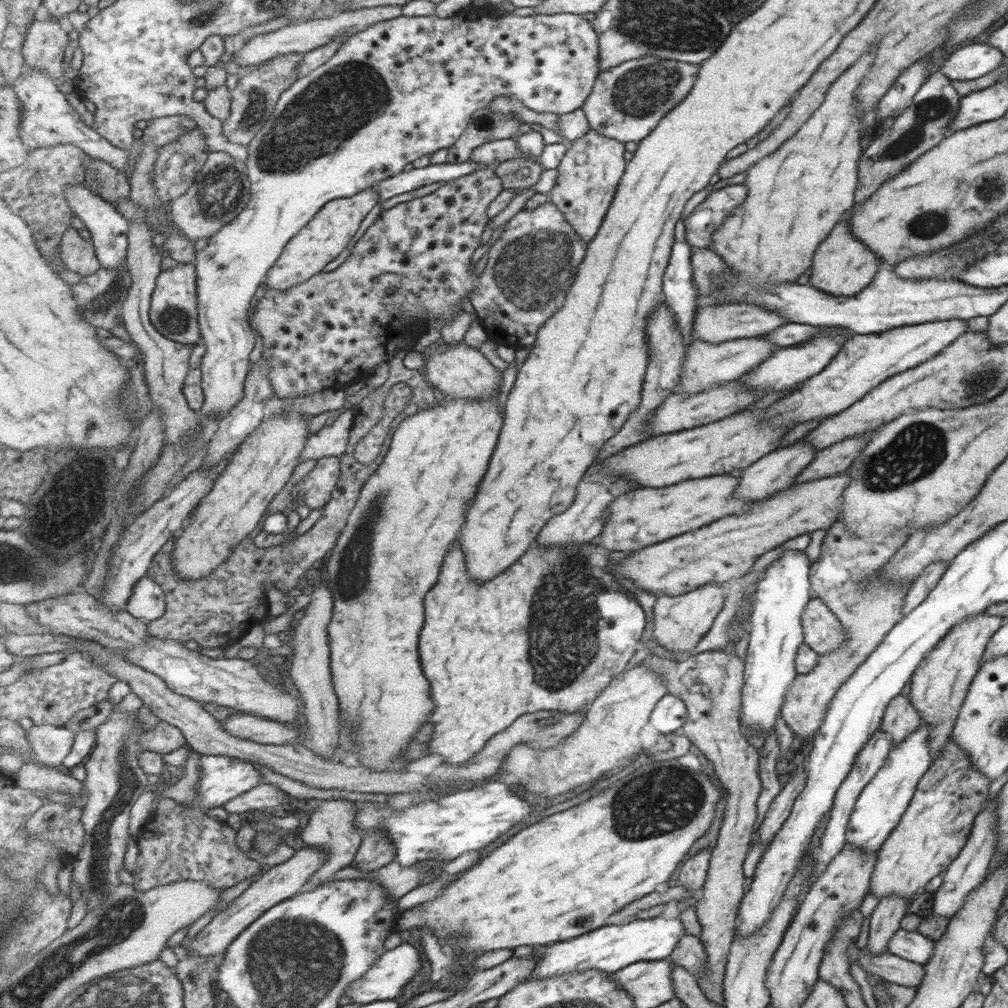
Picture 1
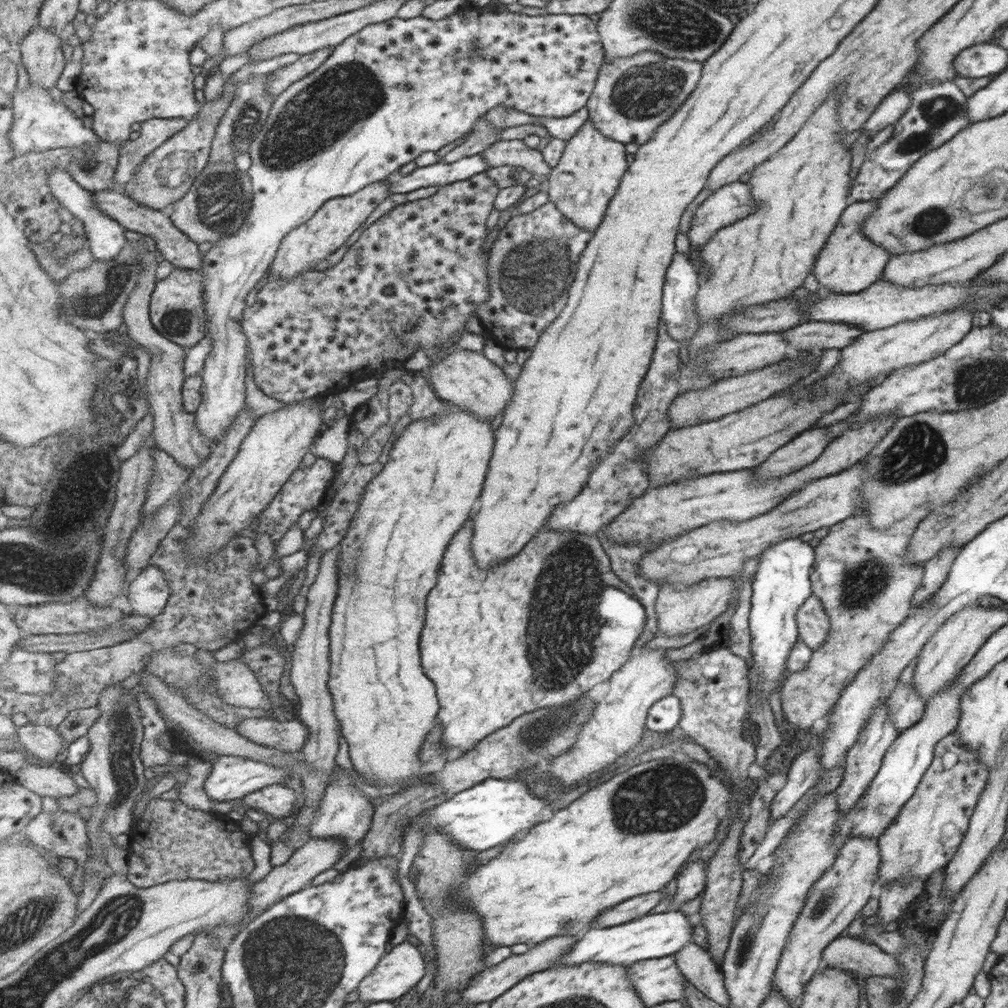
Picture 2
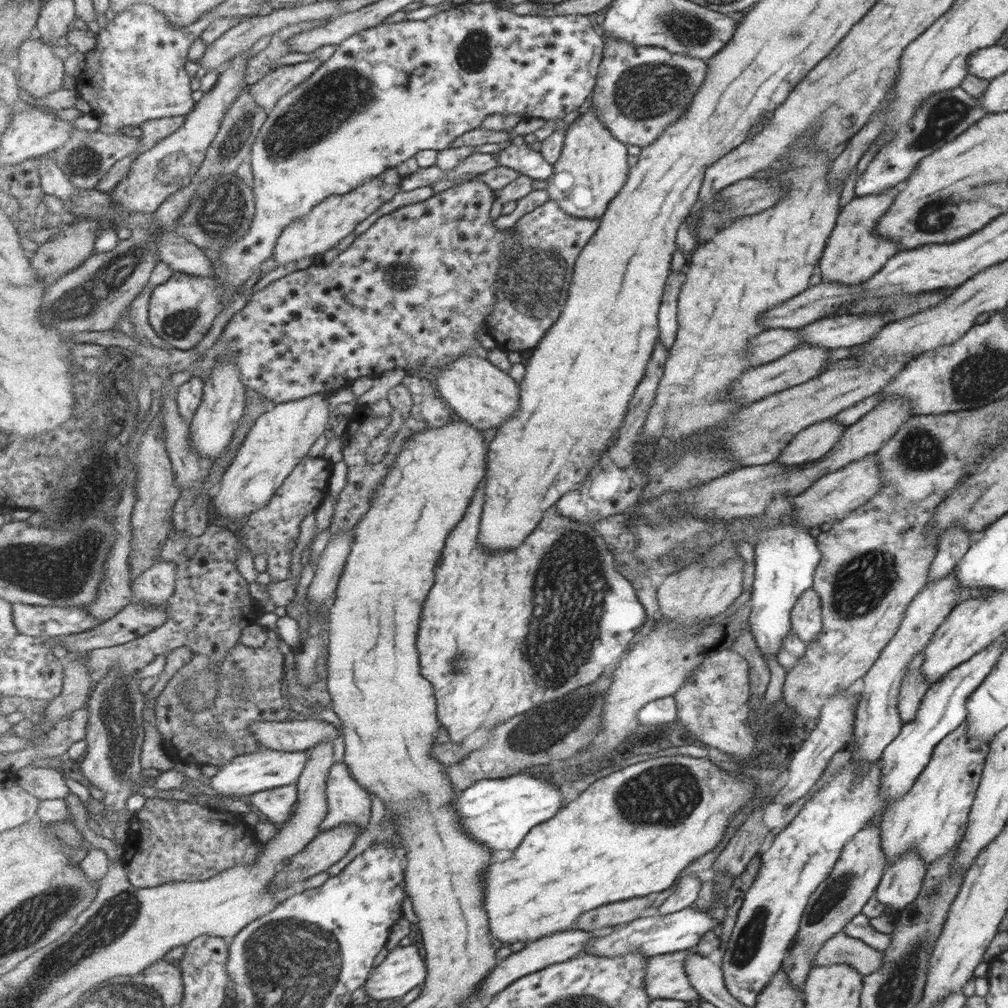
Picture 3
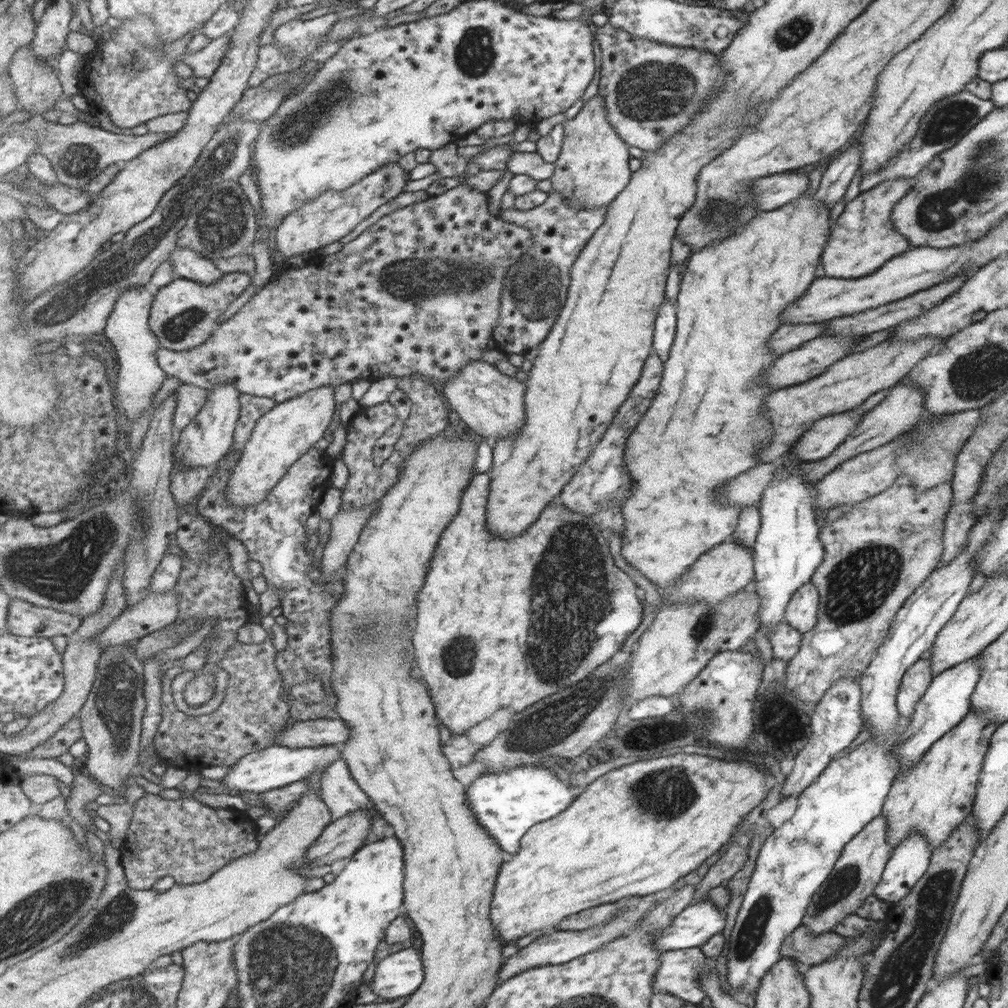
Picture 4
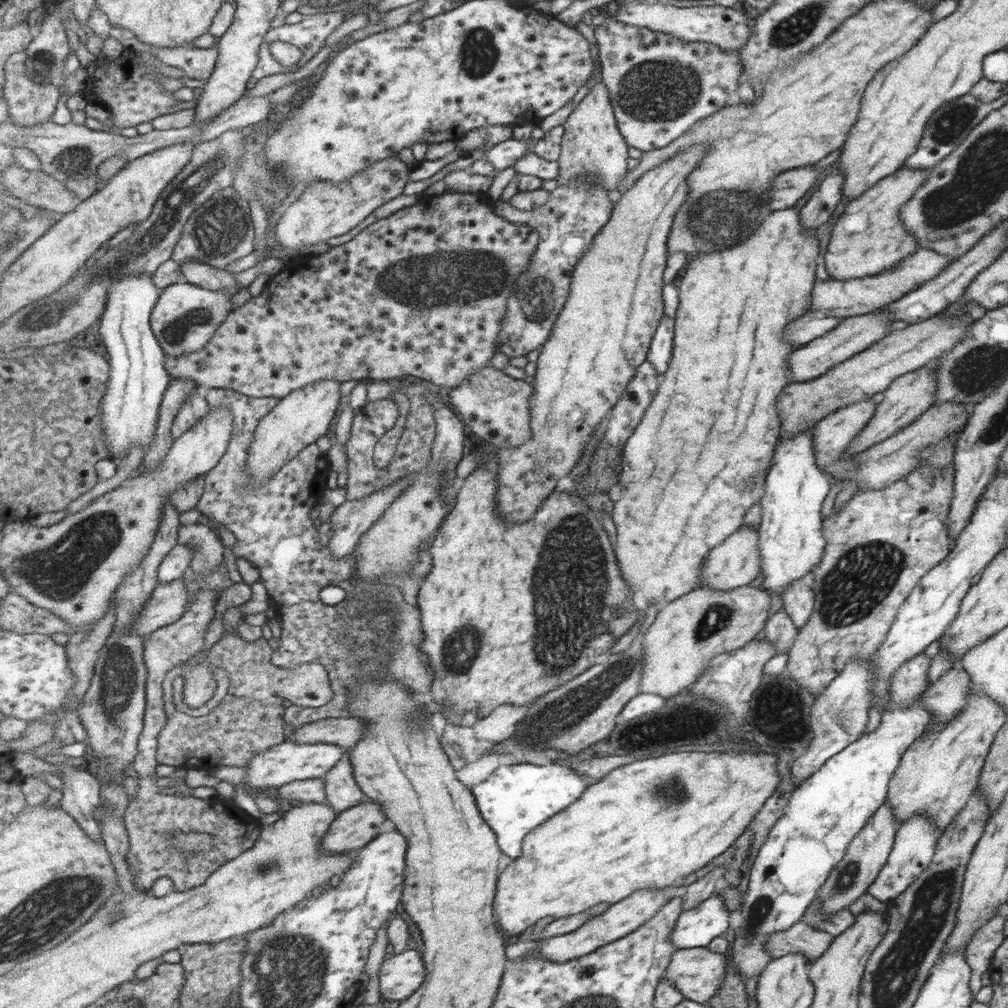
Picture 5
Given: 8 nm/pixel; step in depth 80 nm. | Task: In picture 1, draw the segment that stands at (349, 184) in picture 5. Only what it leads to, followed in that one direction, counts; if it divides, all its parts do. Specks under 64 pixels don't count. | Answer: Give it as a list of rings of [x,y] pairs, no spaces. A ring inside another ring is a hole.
[[[377,186],[369,187],[360,195],[352,198],[340,198],[329,202],[299,234],[295,235],[284,248],[284,254],[277,260],[275,266],[269,271],[264,282],[263,290],[287,291],[288,288],[296,287],[304,283],[312,276],[319,275],[331,262],[335,260],[353,240],[353,234],[357,234],[361,222],[367,218],[367,214],[381,203]]]

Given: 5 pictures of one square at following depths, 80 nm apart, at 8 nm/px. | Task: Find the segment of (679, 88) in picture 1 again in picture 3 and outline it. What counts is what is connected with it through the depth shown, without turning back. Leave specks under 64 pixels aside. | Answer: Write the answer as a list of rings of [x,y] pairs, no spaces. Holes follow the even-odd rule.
[[[602,32],[602,36],[604,37],[605,58],[601,64],[600,74],[598,75],[596,86],[594,88],[594,94],[592,96],[592,100],[593,100],[592,106],[597,111],[597,116],[600,117],[601,122],[603,124],[605,124],[605,128],[608,128],[608,131],[610,133],[612,133],[612,135],[614,137],[616,137],[616,139],[618,141],[622,141],[625,144],[631,144],[631,146],[639,146],[640,148],[648,147],[661,134],[661,132],[663,132],[671,123],[675,123],[677,119],[679,119],[681,116],[684,115],[684,112],[686,111],[686,108],[688,107],[688,104],[691,102],[692,96],[694,95],[696,90],[698,88],[700,88],[700,86],[704,82],[704,78],[705,78],[705,75],[707,74],[707,68],[708,68],[707,60],[701,60],[701,59],[696,58],[696,57],[685,56],[685,54],[669,53],[669,52],[665,51],[664,48],[659,48],[659,47],[654,47],[654,46],[638,47],[638,46],[629,44],[629,43],[626,43],[625,41],[620,41],[620,40],[614,39],[613,37],[605,37],[604,32]]]

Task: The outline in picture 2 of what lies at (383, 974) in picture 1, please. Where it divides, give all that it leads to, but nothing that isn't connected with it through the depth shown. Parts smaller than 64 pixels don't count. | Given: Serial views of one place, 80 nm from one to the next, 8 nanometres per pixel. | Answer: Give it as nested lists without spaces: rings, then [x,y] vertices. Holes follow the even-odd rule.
[[[405,942],[385,954],[376,970],[362,980],[357,990],[359,1000],[395,1002],[423,980],[428,967],[419,948]]]

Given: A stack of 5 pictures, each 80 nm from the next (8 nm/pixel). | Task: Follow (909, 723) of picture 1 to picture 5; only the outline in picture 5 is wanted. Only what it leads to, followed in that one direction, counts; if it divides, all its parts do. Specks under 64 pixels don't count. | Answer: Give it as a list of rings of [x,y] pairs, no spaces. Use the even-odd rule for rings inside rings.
[[[923,653],[907,660],[893,674],[890,704],[899,708],[908,707],[928,688],[929,657]]]

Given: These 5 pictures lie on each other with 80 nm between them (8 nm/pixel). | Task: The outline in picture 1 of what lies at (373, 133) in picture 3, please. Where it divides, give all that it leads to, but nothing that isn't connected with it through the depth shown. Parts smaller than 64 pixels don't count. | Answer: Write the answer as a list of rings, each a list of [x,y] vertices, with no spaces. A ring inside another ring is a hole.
[[[466,7],[453,17],[439,18],[429,16],[401,15],[391,20],[378,22],[361,32],[347,38],[329,63],[309,72],[297,79],[281,96],[276,104],[276,110],[271,115],[269,122],[265,123],[262,130],[257,133],[253,142],[248,144],[247,174],[251,182],[250,201],[247,209],[231,223],[225,225],[217,234],[208,241],[207,246],[197,253],[196,269],[198,274],[198,309],[199,322],[202,332],[202,343],[206,346],[206,353],[201,360],[202,387],[204,388],[205,404],[201,410],[205,422],[213,419],[223,419],[245,399],[246,380],[251,366],[251,352],[257,346],[257,336],[250,323],[252,310],[251,300],[258,298],[269,271],[280,256],[288,242],[301,230],[308,226],[316,214],[329,202],[340,198],[352,198],[360,195],[369,187],[377,186],[382,180],[387,180],[402,172],[403,168],[415,162],[421,156],[430,156],[441,148],[452,147],[472,123],[473,115],[482,108],[489,107],[498,96],[510,96],[514,102],[521,102],[527,108],[537,112],[552,112],[553,114],[568,115],[579,108],[583,109],[585,101],[592,94],[594,84],[599,78],[600,70],[600,35],[593,26],[592,21],[585,16],[561,13],[556,15],[518,16],[510,11],[506,15],[493,17],[486,15],[486,11],[479,7]]]

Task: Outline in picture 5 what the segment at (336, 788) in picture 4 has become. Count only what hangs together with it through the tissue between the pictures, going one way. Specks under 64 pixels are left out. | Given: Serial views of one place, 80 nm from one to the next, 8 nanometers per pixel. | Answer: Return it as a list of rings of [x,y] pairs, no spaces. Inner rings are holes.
[[[345,752],[336,767],[333,767],[325,776],[329,806],[338,814],[353,805],[358,805],[370,798],[361,790],[354,777],[352,756]]]

